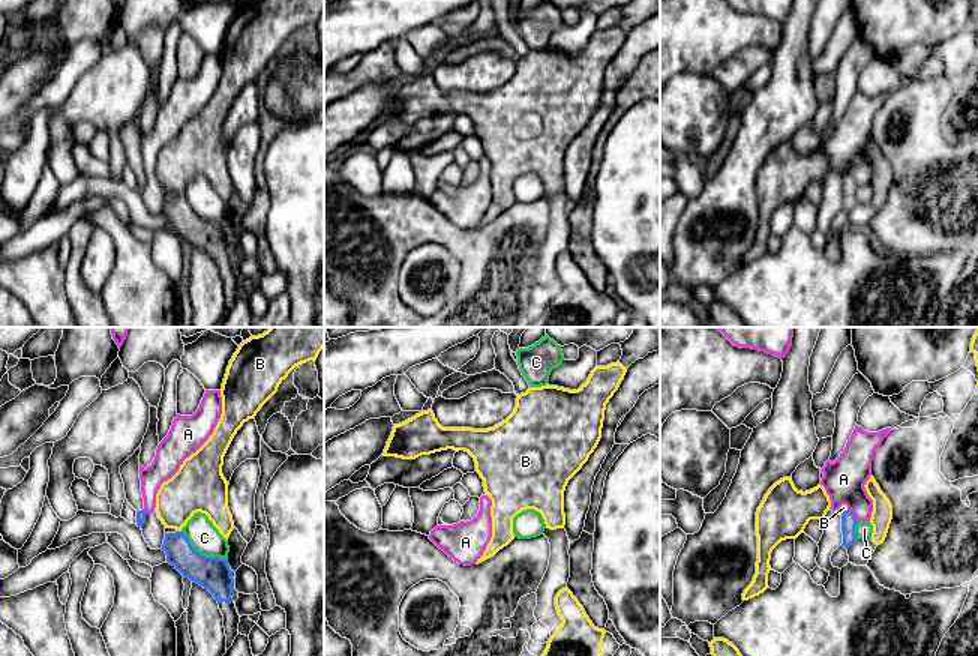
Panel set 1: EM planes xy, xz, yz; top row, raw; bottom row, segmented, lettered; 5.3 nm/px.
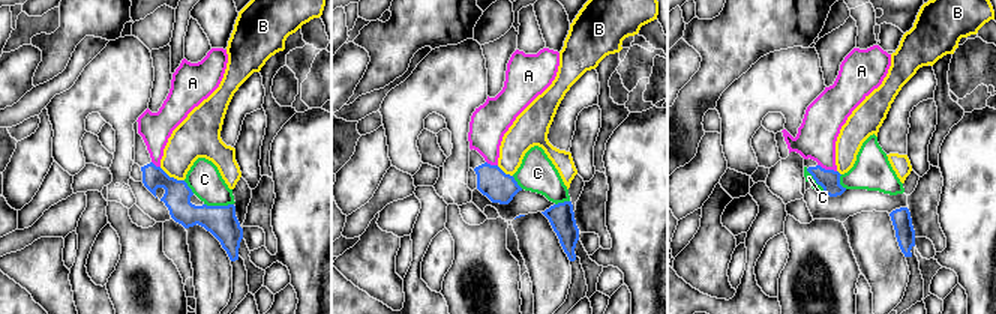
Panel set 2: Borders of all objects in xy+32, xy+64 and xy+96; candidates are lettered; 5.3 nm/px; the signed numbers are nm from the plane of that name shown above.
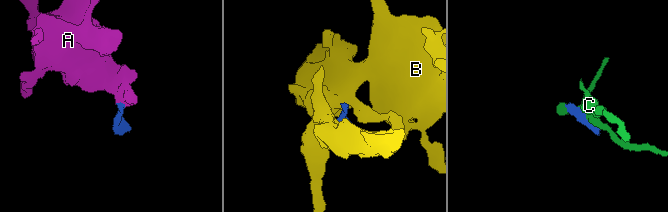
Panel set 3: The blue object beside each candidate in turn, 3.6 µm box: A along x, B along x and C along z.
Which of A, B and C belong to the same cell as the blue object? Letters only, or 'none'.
none

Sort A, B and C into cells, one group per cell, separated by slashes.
A / B / C

